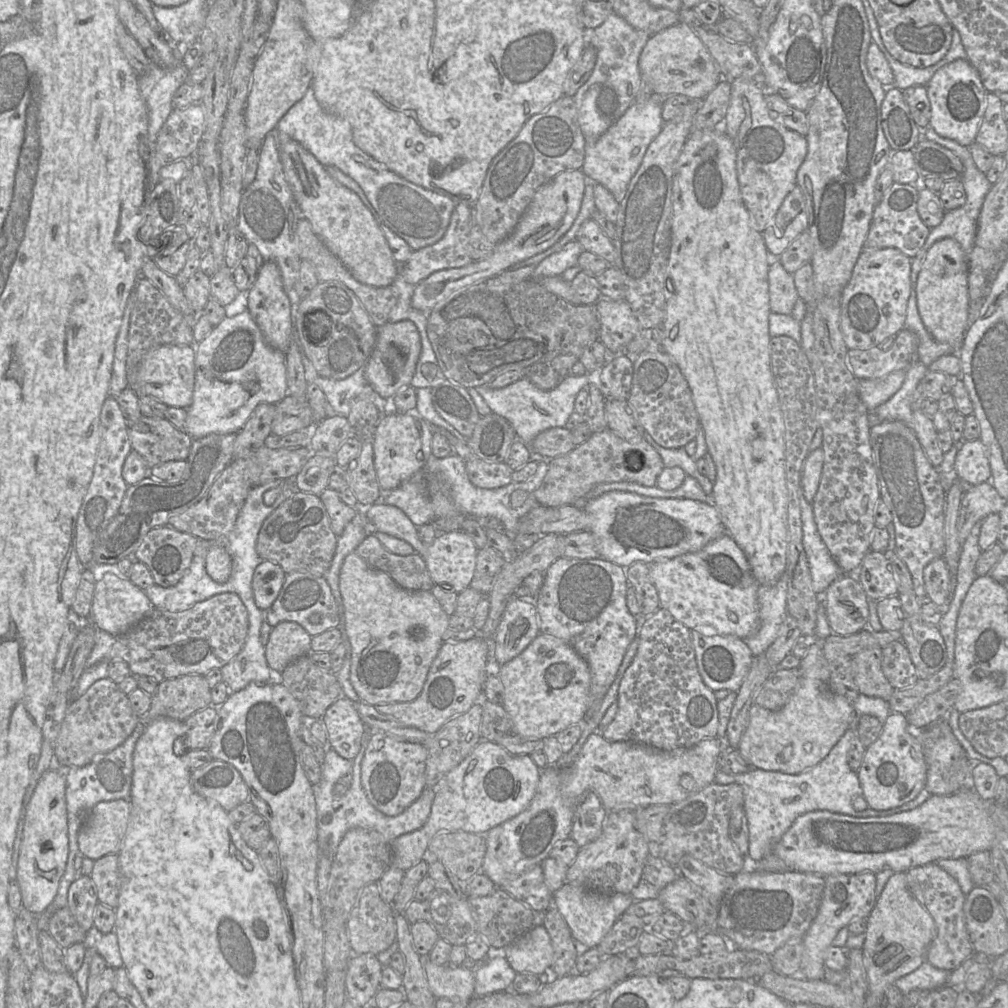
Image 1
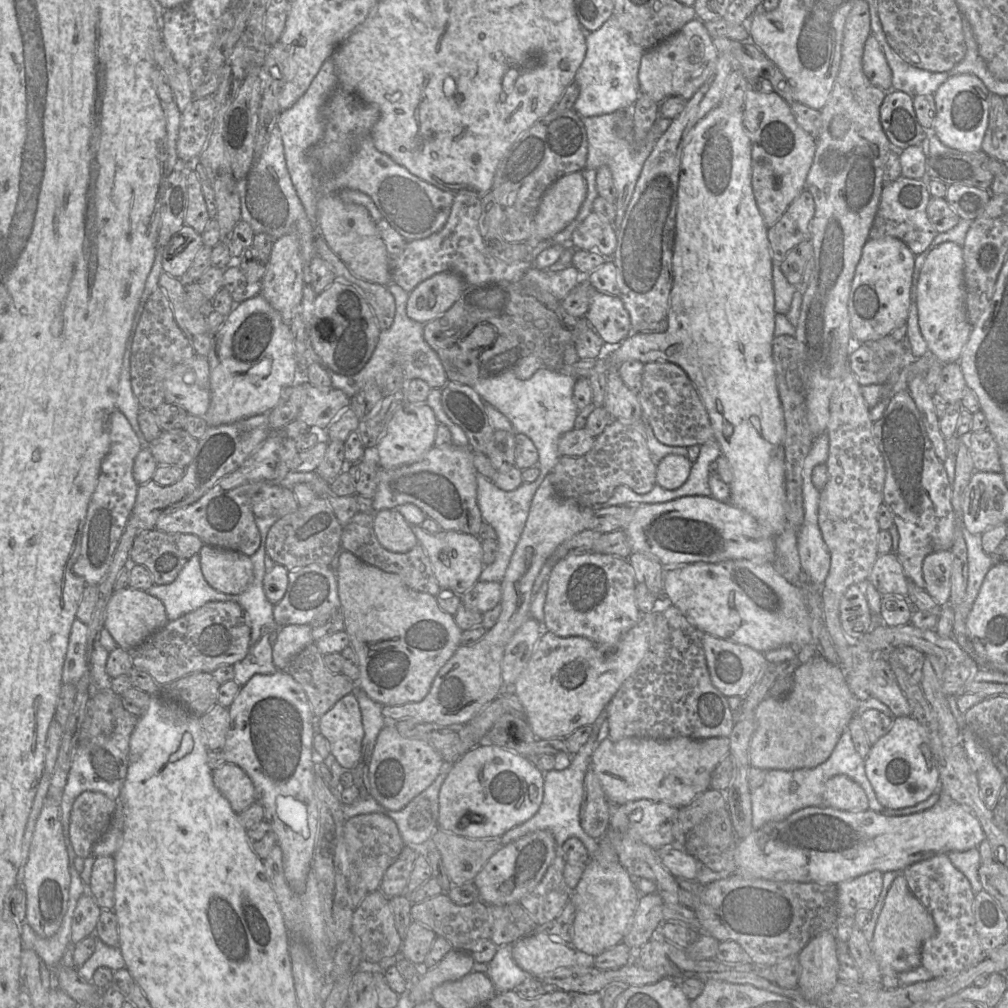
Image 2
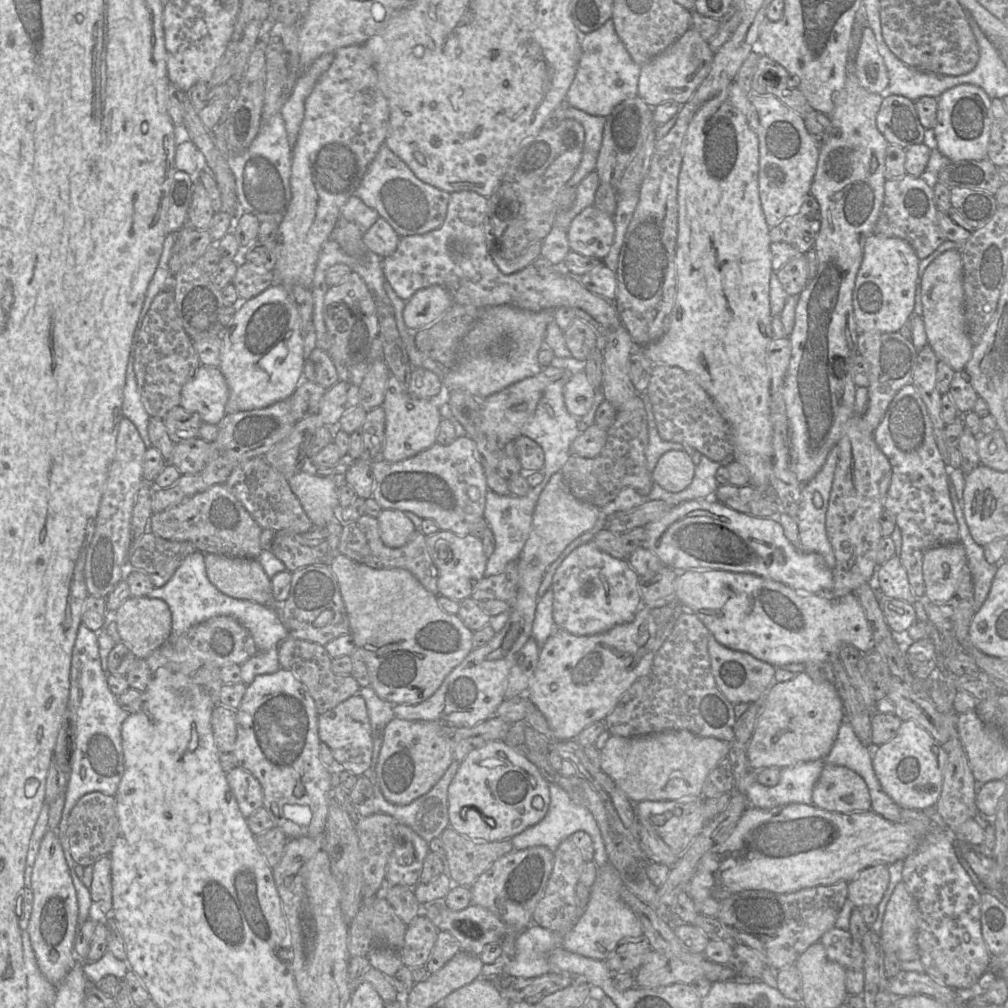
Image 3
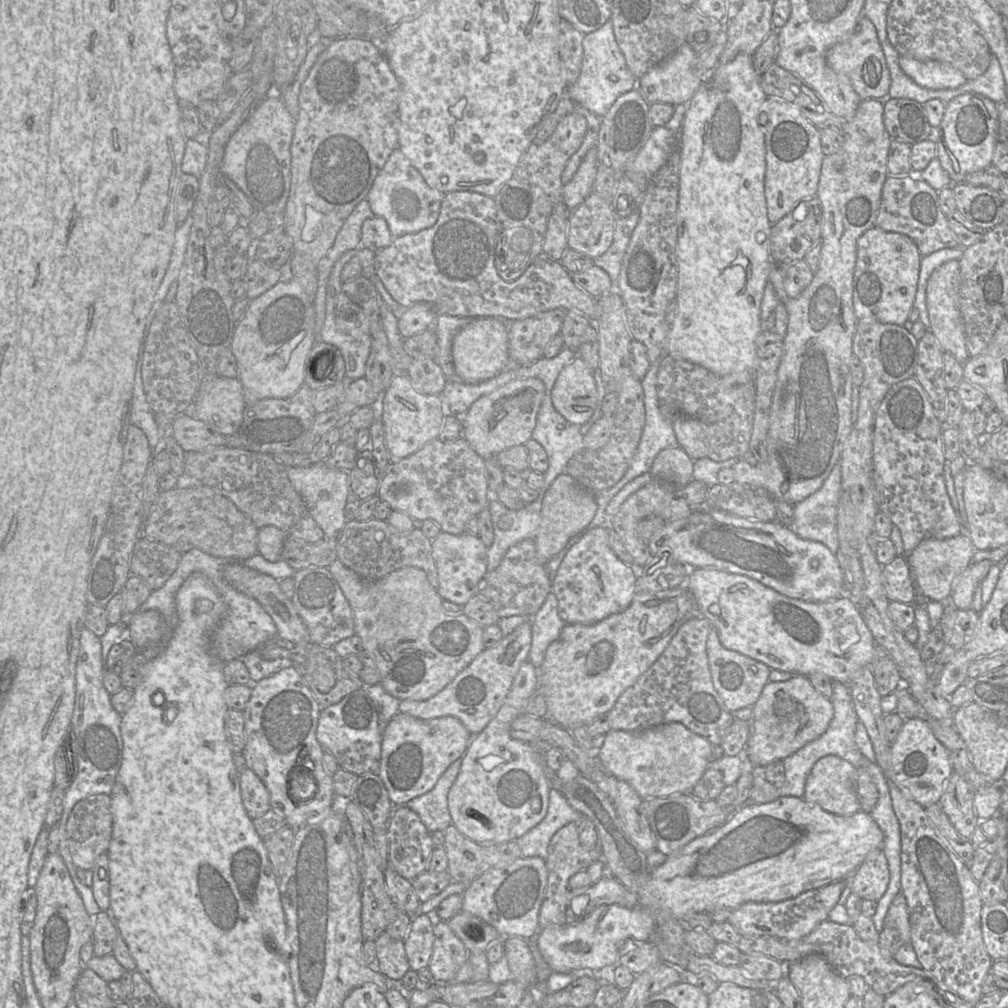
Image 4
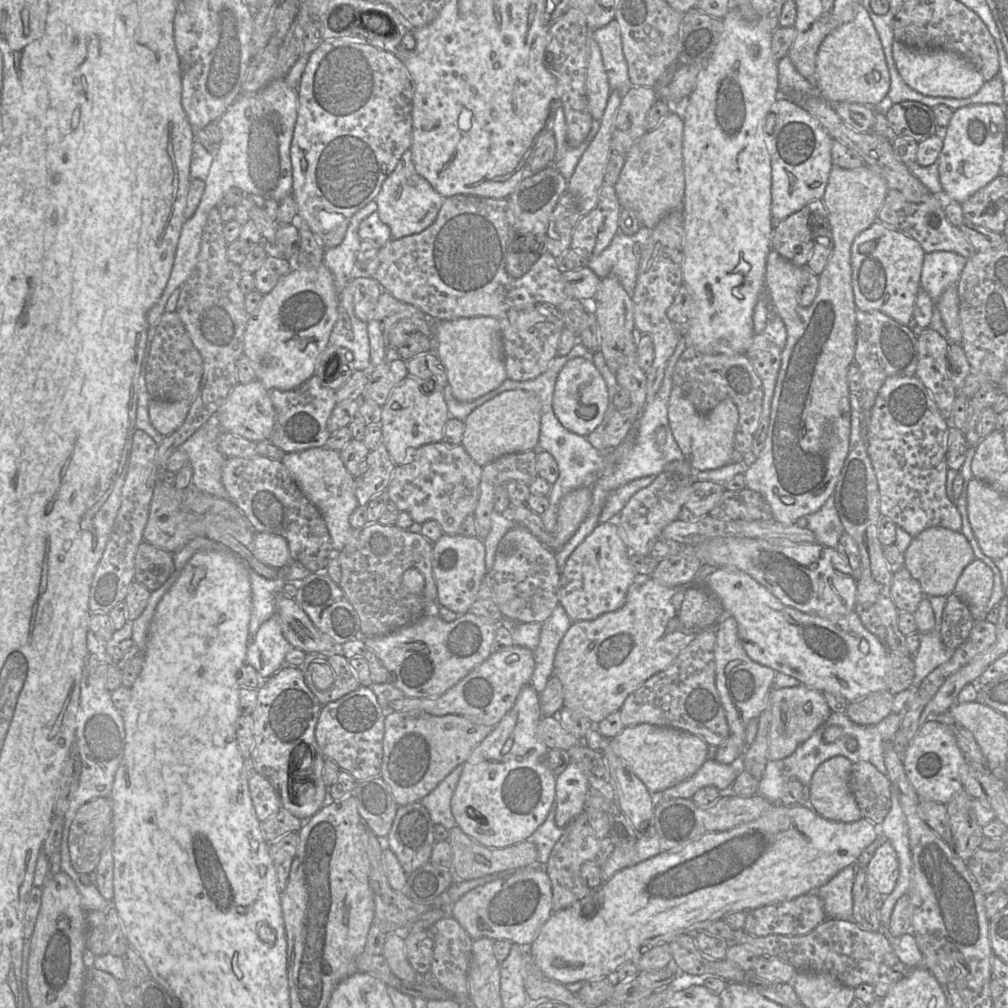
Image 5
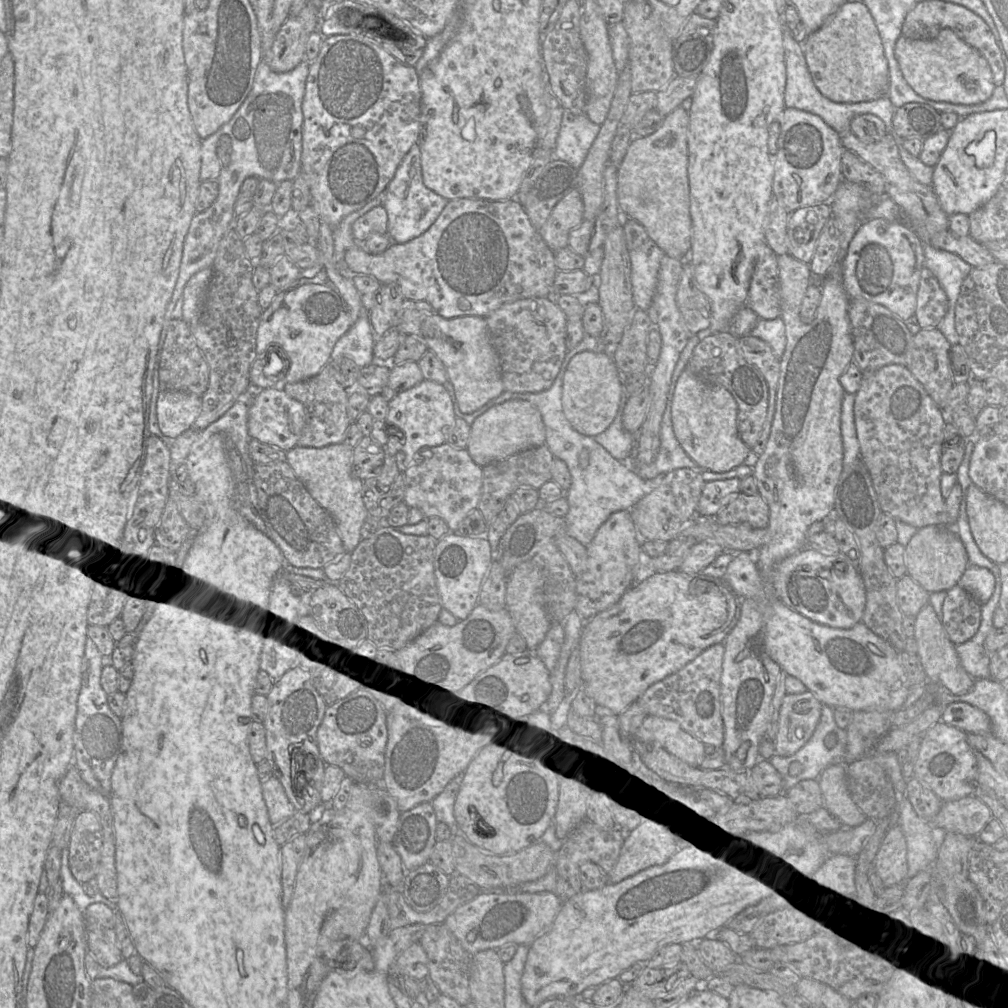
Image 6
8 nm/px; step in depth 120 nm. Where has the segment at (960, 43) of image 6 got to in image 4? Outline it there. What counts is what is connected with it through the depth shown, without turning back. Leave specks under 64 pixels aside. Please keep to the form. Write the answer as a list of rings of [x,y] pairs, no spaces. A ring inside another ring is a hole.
[[[900,56],[899,66],[916,84],[927,89],[952,89],[967,81],[959,70],[942,61],[920,61]]]

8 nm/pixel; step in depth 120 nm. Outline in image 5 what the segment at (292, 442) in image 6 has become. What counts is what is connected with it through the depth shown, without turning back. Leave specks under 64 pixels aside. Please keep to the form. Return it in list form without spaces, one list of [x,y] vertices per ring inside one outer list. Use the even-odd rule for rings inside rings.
[[[257,380],[245,384],[238,383],[215,415],[223,431],[253,442],[269,440],[276,420],[276,412],[269,396],[269,390]]]

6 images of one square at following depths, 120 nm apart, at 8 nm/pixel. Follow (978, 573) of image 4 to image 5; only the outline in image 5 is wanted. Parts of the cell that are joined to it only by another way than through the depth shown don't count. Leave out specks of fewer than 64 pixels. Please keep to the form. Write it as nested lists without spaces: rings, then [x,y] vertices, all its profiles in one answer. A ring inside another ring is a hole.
[[[974,558],[959,576],[953,593],[967,605],[974,621],[979,621],[992,593],[993,572],[983,561]]]

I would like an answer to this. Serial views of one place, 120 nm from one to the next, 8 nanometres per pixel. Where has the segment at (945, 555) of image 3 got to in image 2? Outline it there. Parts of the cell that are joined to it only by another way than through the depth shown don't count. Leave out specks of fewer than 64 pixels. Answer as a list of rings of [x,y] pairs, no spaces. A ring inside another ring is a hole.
[[[950,550],[928,554],[922,562],[925,589],[940,606],[946,603],[950,597],[952,564],[953,555]]]

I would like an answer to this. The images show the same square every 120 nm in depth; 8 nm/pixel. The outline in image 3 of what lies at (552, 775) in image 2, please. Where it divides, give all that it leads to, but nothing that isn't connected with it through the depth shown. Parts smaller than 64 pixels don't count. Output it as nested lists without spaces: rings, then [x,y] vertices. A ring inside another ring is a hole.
[[[549,784],[549,794],[549,807],[544,818],[511,838],[513,848],[515,850],[523,850],[533,846],[544,846],[554,853],[564,839],[577,831],[584,831],[591,837],[593,843],[593,862],[595,862],[598,868],[607,864],[608,858],[604,842],[597,822],[591,812],[587,808],[573,802],[568,793],[556,784]]]

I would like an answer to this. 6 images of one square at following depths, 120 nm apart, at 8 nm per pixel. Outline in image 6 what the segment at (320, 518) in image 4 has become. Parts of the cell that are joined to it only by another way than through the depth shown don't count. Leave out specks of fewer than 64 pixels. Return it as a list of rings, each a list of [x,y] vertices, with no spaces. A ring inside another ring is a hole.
[[[344,443],[320,448],[295,446],[285,452],[285,461],[295,476],[334,519],[347,553],[353,552],[362,540],[361,528],[369,516],[362,497],[363,480],[357,478],[352,471],[352,455],[353,447]]]

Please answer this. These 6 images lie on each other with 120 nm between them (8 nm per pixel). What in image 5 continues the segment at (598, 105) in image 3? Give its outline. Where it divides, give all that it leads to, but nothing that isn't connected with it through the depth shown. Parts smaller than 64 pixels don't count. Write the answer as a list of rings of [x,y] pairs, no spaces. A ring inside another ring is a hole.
[[[613,19],[606,26],[592,31],[592,38],[597,42],[600,48],[611,92],[617,91],[623,97],[633,87],[633,85],[629,79],[628,64],[623,53],[619,23],[617,20]]]

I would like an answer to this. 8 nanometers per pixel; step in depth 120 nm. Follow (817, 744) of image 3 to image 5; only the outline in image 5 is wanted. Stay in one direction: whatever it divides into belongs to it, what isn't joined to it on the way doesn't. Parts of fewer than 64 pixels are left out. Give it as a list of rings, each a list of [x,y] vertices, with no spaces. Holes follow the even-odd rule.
[[[802,684],[788,688],[774,688],[769,692],[771,721],[768,734],[767,759],[776,761],[790,756],[831,715],[823,694]]]

